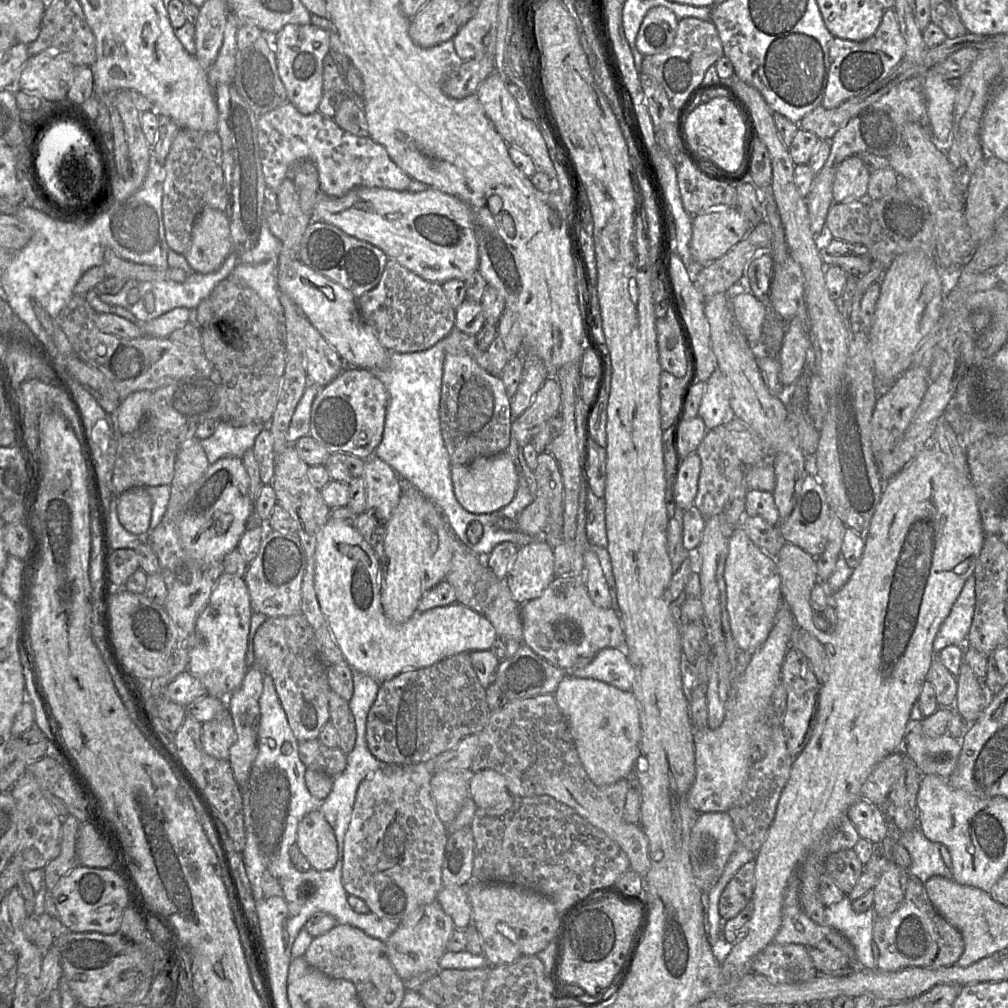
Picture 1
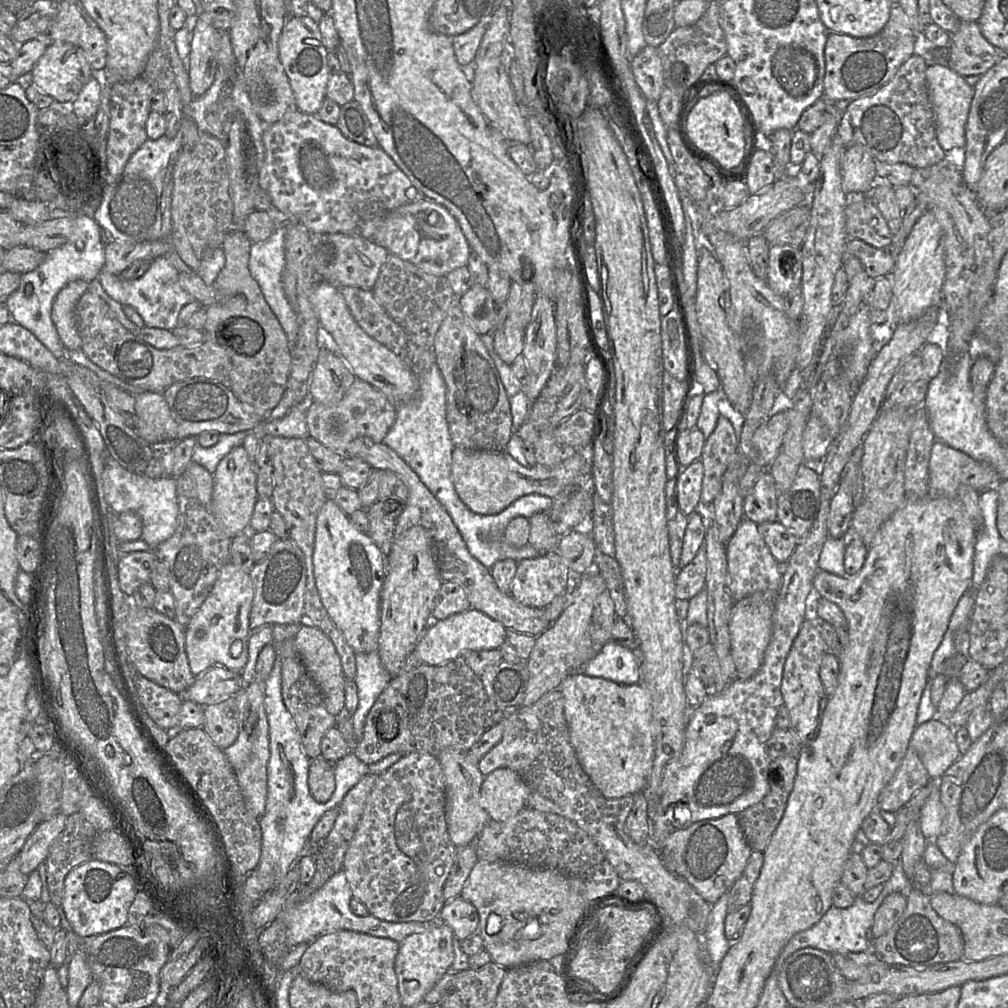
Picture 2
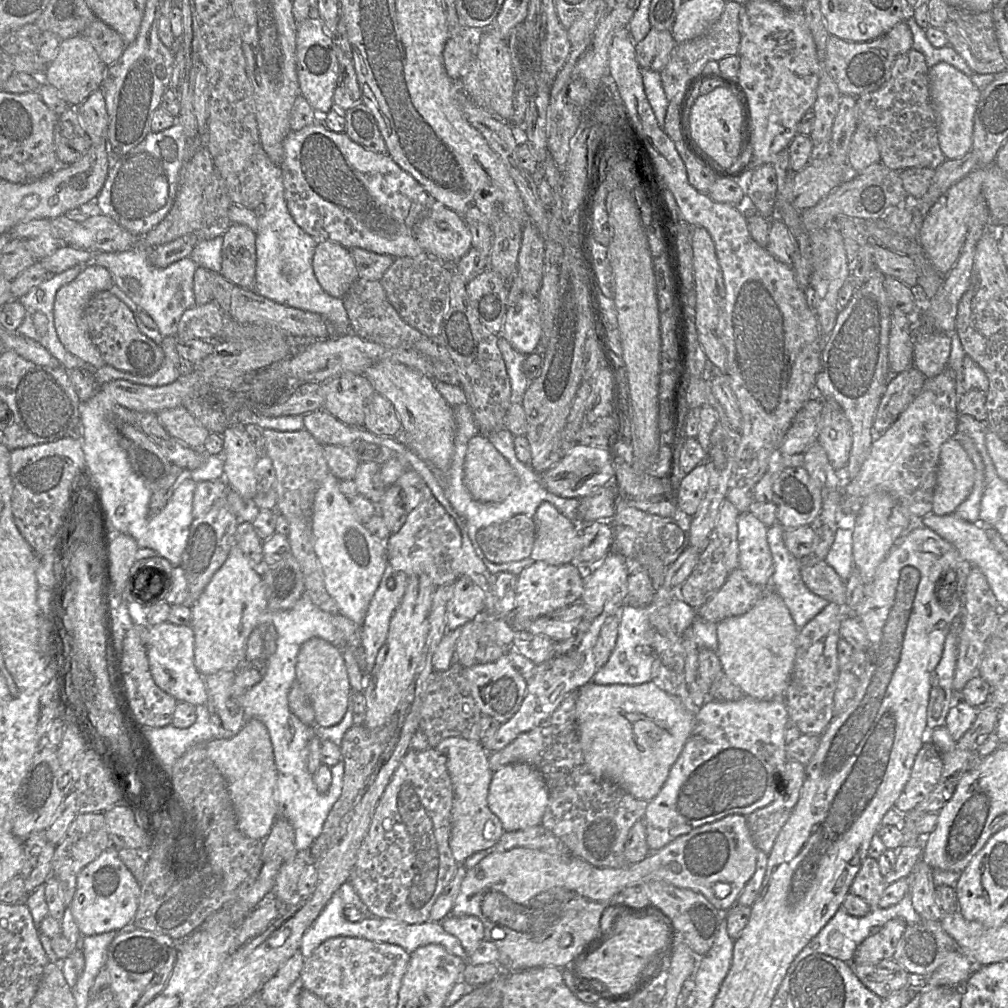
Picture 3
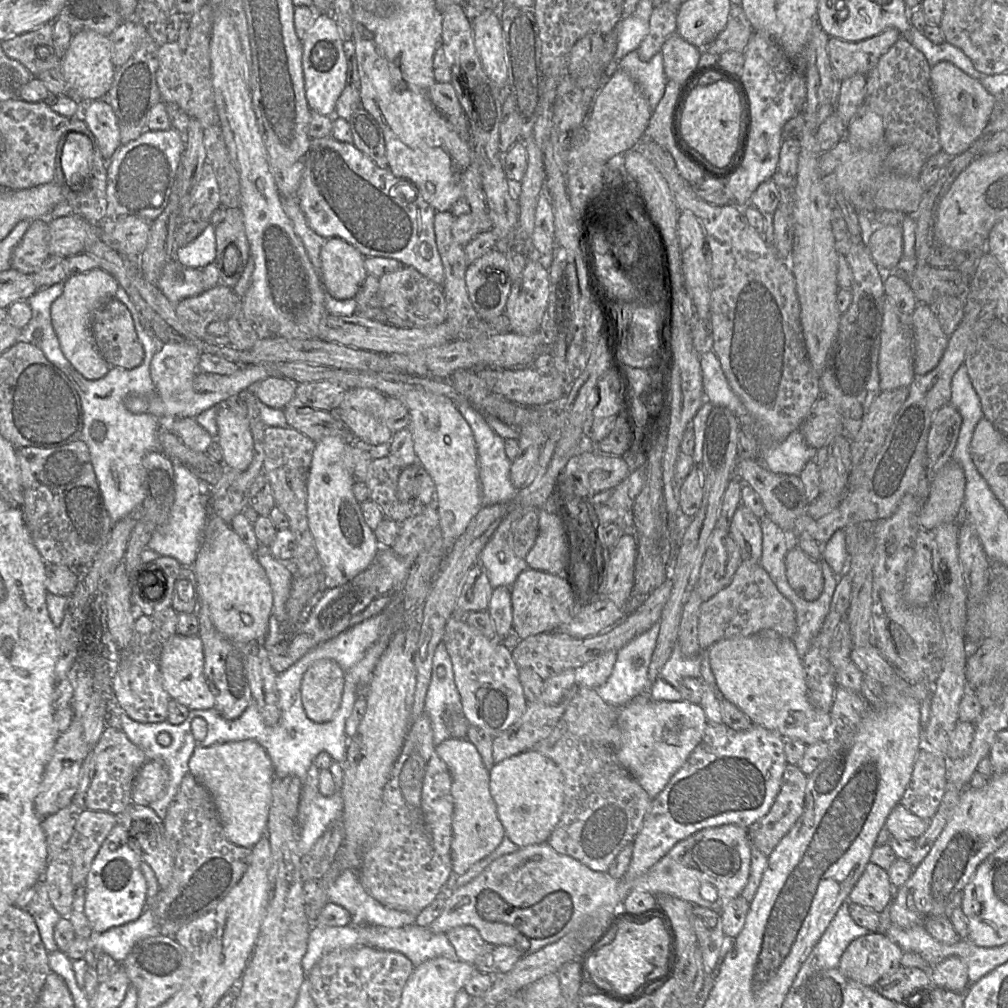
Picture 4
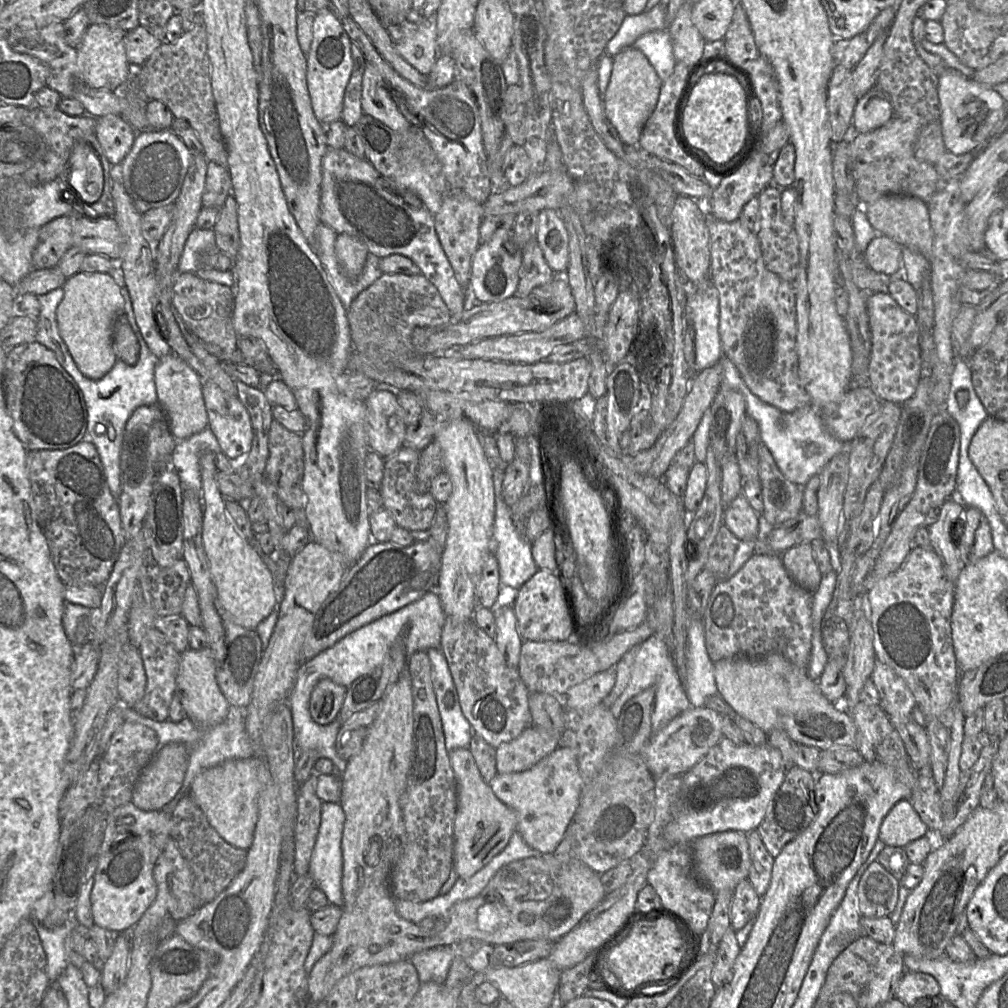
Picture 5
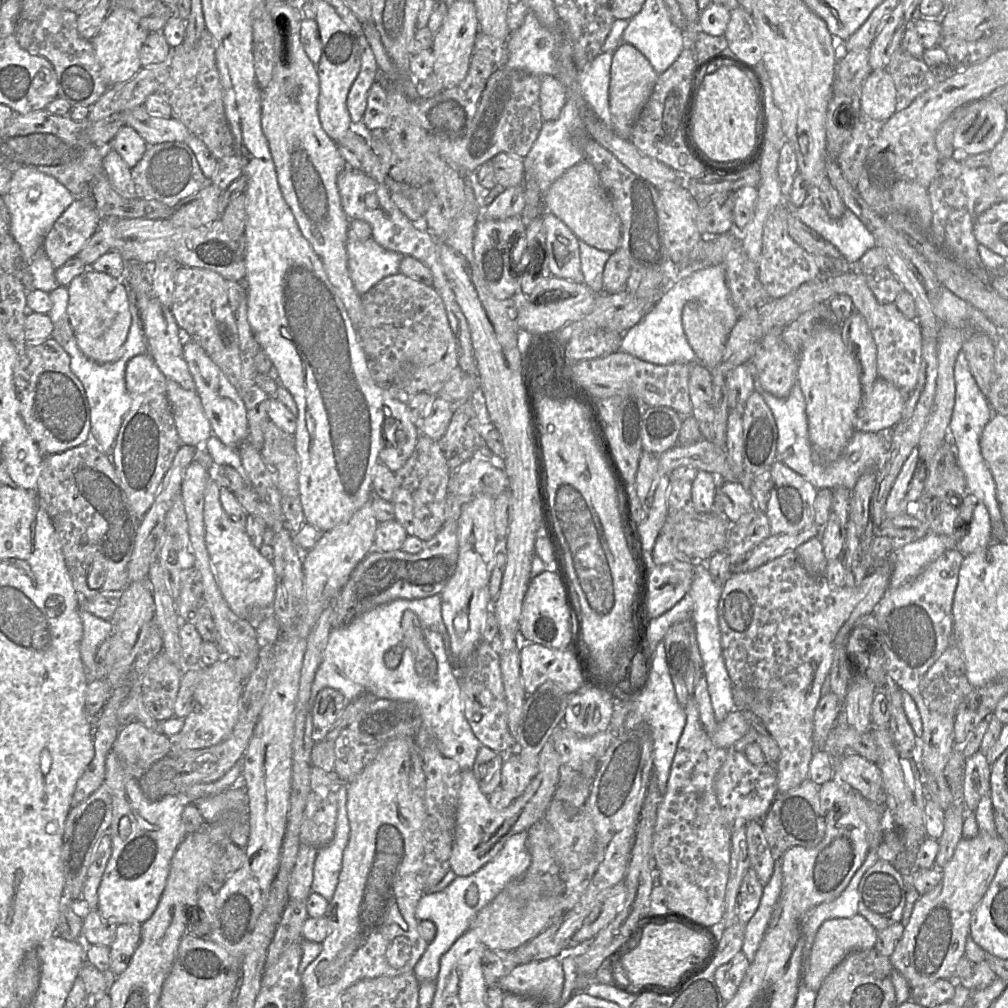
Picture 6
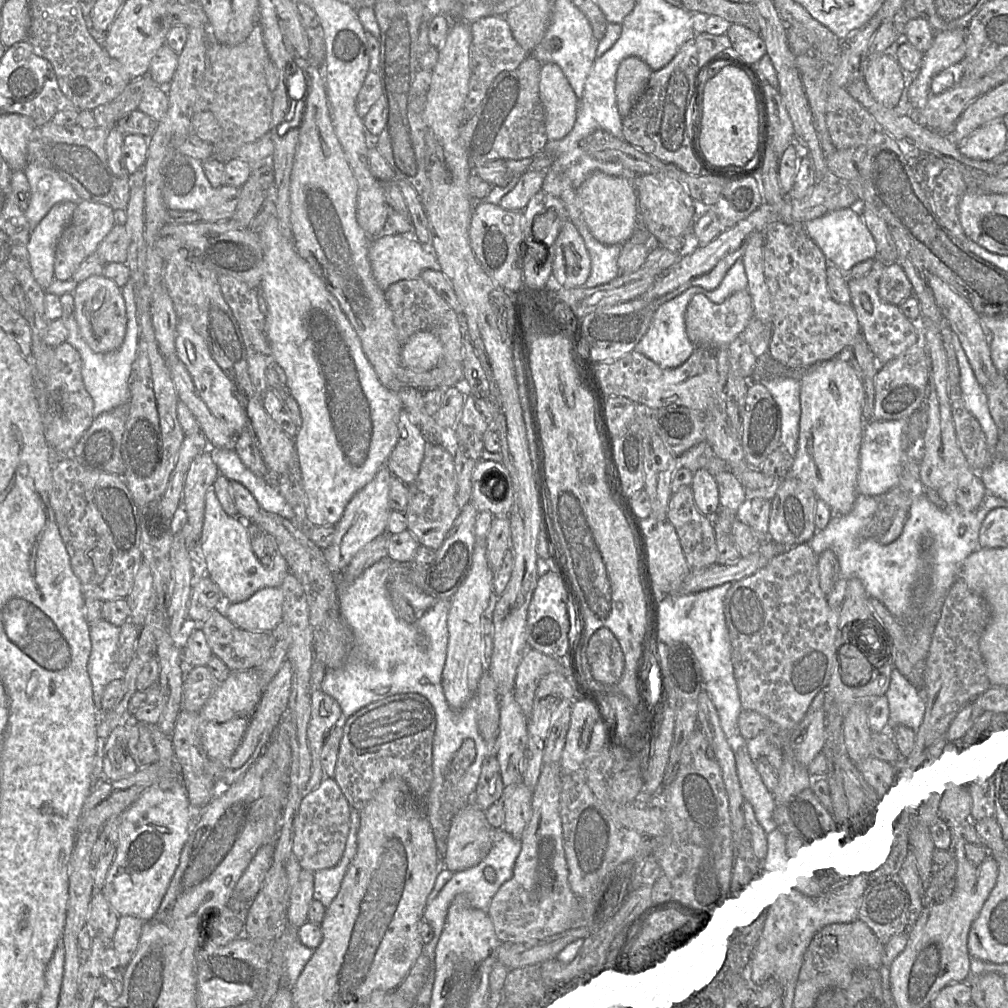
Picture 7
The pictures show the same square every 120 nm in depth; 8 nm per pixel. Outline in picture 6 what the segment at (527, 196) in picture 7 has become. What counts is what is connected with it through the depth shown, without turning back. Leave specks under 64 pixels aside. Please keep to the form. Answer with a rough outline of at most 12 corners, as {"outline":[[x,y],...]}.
{"outline":[[523,185],[506,188],[480,219],[503,220],[521,215]]}

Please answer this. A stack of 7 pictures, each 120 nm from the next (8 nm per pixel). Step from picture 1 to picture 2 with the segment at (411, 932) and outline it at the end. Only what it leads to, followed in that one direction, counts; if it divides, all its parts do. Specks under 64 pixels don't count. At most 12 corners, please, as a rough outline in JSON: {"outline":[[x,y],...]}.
{"outline":[[436,921],[399,943],[403,1007],[424,1001],[450,970],[452,929]]}

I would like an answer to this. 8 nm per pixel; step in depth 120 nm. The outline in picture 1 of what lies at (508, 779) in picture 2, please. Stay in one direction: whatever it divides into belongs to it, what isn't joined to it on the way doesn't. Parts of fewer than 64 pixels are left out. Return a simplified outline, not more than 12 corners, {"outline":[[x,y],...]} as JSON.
{"outline":[[491,769],[473,774],[469,795],[477,807],[508,809],[514,797]]}

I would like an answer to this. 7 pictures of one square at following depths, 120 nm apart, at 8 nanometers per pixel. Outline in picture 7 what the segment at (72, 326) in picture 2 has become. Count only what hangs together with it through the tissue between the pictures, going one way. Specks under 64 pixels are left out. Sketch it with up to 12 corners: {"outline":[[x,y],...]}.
{"outline":[[103,275],[79,282],[75,319],[88,346],[117,350],[128,322],[122,288]]}

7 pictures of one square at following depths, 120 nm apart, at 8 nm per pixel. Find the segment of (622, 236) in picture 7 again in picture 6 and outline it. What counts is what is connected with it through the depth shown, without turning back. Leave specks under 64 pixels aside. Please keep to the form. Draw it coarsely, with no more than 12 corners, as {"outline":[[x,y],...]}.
{"outline":[[591,163],[542,194],[545,211],[610,253],[620,218]]}

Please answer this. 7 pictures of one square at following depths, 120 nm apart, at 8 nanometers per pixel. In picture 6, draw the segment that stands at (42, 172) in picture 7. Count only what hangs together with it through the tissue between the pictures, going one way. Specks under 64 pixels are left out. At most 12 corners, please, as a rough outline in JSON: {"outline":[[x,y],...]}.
{"outline":[[13,173],[2,199],[19,275],[76,200],[54,177]]}

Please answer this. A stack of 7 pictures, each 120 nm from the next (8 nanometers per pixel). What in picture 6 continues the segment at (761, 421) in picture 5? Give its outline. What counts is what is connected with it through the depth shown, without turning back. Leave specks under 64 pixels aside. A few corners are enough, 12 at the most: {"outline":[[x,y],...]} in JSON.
{"outline":[[798,383],[787,397],[761,387],[778,430],[778,461],[816,489],[851,491],[889,449],[891,431],[855,431],[825,464],[809,440]]}

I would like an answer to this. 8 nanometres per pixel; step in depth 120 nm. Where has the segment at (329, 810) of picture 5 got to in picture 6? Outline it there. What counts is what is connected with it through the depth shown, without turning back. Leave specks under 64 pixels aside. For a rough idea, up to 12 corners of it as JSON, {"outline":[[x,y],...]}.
{"outline":[[346,784],[334,837],[318,850],[311,890],[333,899],[348,844]]}

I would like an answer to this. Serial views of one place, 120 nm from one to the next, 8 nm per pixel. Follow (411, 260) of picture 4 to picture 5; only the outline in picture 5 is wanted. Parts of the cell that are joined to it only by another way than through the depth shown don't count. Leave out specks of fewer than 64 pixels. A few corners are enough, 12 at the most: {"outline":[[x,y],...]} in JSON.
{"outline":[[322,158],[321,223],[410,258],[451,315],[464,289],[435,231],[366,159]]}

